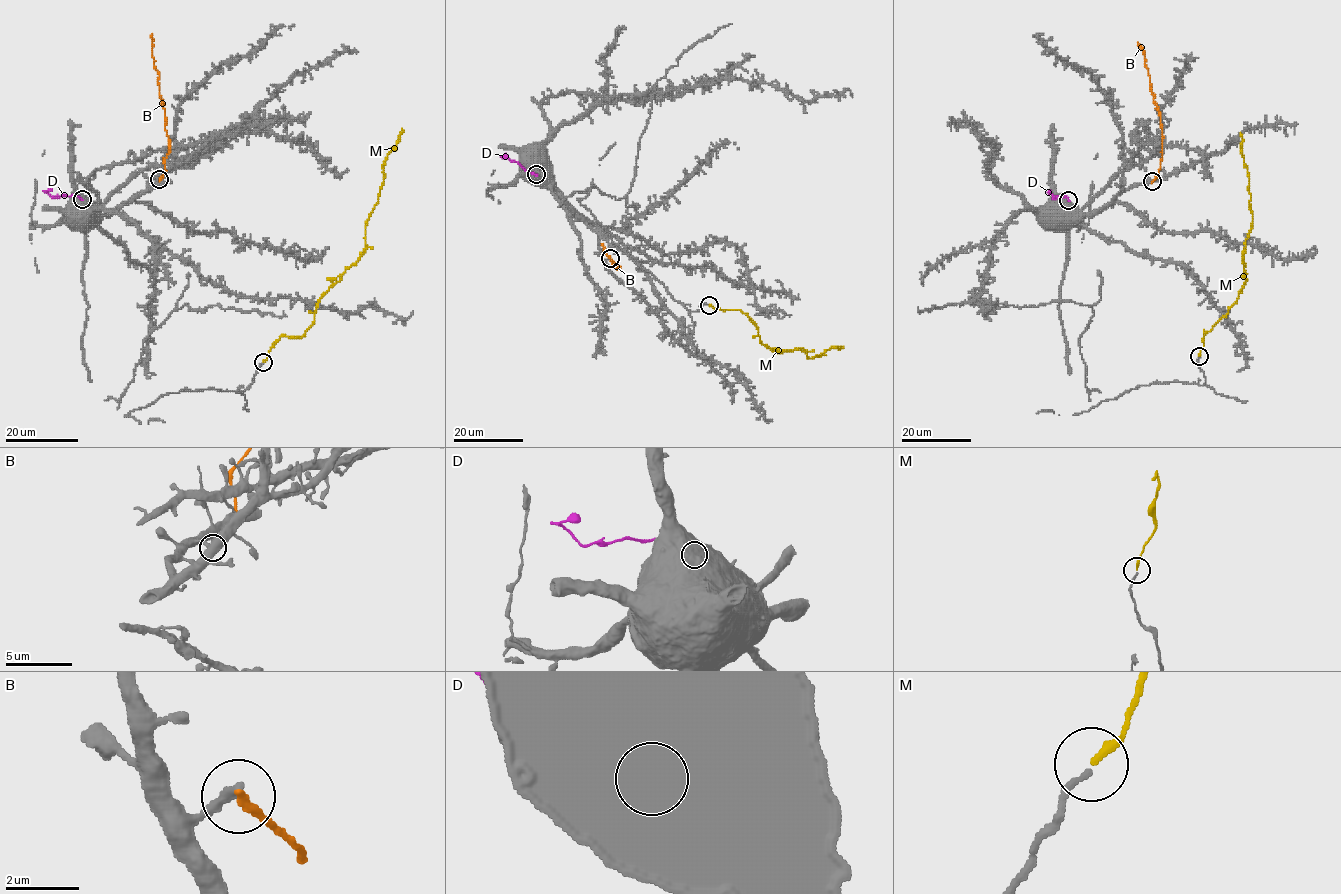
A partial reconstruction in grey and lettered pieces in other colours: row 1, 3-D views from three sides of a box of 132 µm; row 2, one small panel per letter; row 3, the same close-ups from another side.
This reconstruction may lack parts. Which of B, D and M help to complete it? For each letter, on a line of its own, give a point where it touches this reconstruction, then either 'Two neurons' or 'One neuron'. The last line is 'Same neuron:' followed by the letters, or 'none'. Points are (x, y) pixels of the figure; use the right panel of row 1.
B: Touches grey at (1152, 181). Two neurons
D: Touches grey at (1068, 200). Two neurons
M: Touches grey at (1199, 356). One neuron
Same neuron: M

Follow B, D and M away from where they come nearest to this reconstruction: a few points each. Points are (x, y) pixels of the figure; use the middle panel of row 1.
B: (609, 259), (620, 267), (615, 267), (605, 254), (603, 244)
D: (536, 174), (501, 156), (507, 156)
M: (709, 305), (747, 314), (760, 342), (778, 352), (801, 349), (813, 358), (842, 347)

